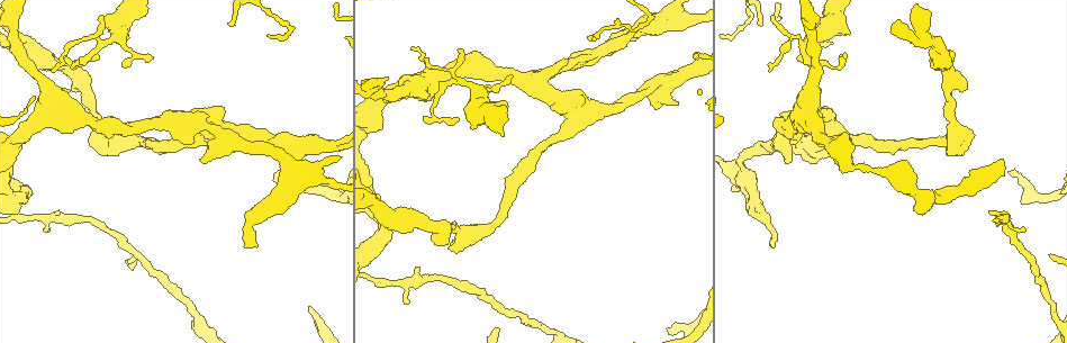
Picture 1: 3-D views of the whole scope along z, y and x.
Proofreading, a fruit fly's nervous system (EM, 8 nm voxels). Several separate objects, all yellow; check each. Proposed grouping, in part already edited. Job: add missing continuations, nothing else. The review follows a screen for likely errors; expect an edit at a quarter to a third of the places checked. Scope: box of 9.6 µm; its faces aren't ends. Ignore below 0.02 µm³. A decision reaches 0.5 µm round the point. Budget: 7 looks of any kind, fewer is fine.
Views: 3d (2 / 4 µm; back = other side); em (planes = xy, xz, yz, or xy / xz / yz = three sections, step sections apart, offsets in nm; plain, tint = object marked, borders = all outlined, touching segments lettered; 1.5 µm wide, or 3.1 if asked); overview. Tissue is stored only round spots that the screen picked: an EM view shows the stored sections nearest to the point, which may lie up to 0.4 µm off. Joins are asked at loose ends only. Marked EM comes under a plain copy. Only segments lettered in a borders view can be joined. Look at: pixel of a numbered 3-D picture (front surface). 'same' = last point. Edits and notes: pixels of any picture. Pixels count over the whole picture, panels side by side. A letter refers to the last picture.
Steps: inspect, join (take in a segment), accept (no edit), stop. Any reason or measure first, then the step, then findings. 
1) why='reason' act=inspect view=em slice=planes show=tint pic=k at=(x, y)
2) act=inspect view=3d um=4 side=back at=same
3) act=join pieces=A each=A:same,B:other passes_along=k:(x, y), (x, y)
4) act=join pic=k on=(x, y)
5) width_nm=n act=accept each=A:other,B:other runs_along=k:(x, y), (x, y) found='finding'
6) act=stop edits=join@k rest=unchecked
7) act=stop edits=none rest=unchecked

why='tapers out' act=inspect view=3d um=2 pic=1 at=(774, 17)

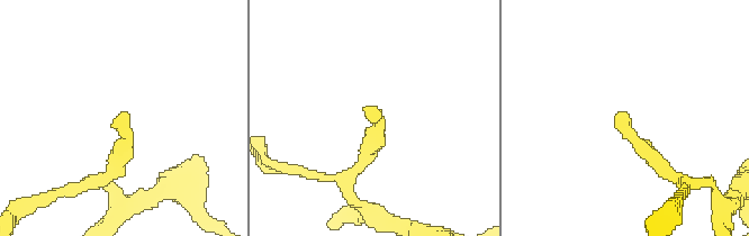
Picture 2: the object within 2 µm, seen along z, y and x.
why='need the tissue' act=inspect view=em slice=xy step=4 show=tint pic=2 at=(622, 111)

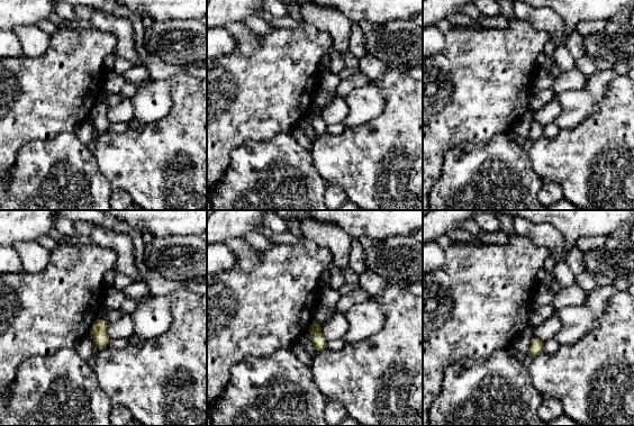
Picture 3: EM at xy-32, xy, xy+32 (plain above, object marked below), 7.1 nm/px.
act=inspect view=em slice=planes show=borders at=same

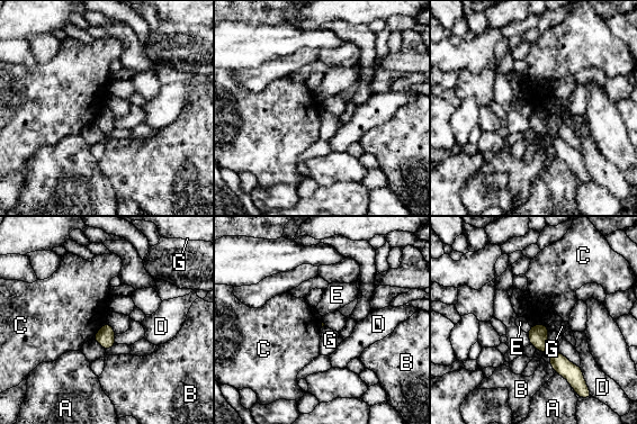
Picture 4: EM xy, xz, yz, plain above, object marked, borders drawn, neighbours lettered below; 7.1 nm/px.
act=accept each=A:other,B:other,C:other,D:other,E:other,G:other border=4:(531, 325), (544, 324), (549, 331) found='none of them fits'

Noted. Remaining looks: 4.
why='tapers out' act=inspect view=em slice=xy step=8 show=tint pic=1 at=(153, 59)

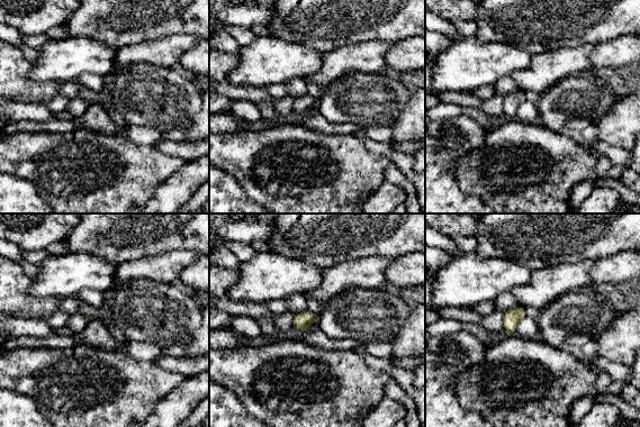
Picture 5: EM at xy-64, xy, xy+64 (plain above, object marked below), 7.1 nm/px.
act=inspect view=em slice=planes show=borders at=same

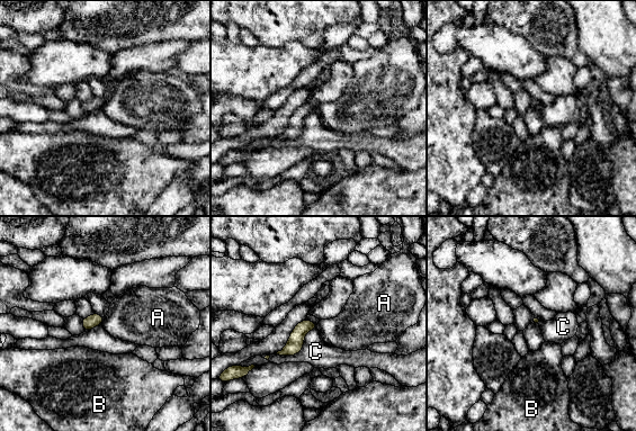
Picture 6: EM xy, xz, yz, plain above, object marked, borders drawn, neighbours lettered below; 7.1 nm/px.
act=accept each=A:other,B:other,C:other border=6:(104, 317), (101, 323) found='none of them fits'

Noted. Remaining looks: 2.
why='branch stops here' act=inspect view=3d um=2 pic=1 at=(1025, 228)

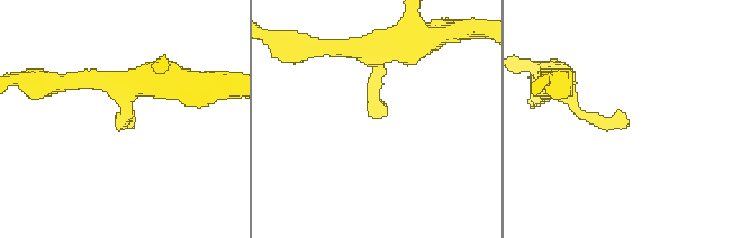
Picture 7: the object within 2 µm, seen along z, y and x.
why='shape alone is not enough' act=inspect view=em slice=planes show=borders pic=7 at=(624, 118)

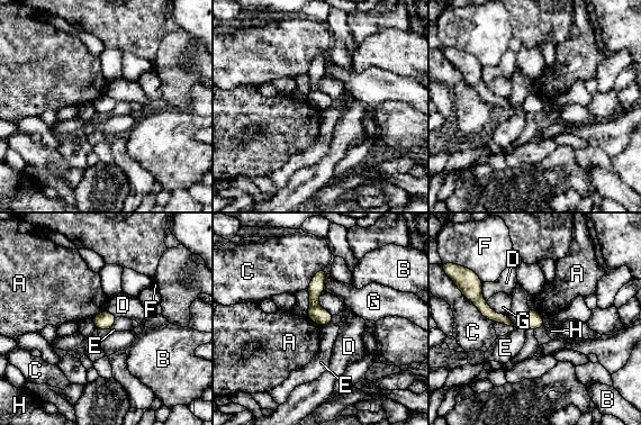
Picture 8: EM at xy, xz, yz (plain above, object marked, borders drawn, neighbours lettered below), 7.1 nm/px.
width_nm=120 act=accept each=A:other,B:other,C:other,D:other,E:other,F:other,G:other,H:other border=8:(307, 316), (321, 326) found='none of them fits'

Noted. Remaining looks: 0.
act=stop edits=none rest=unchecked

